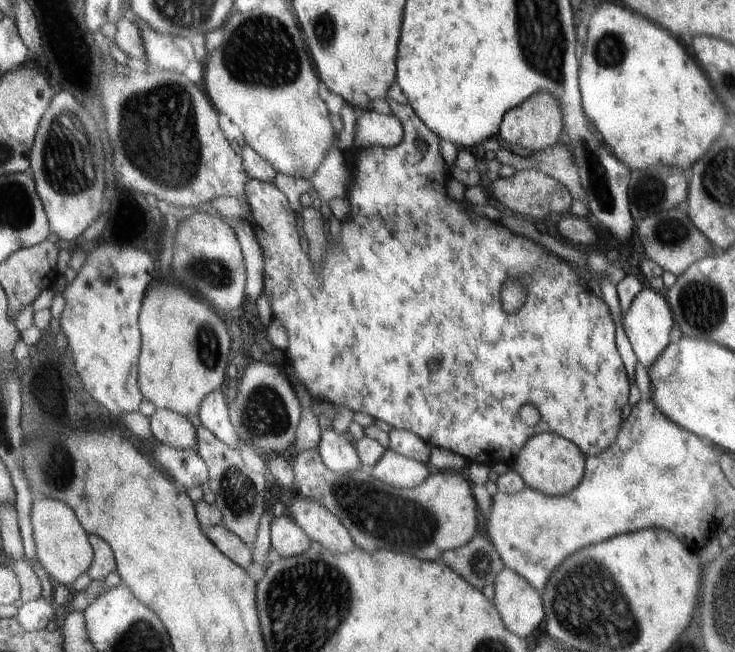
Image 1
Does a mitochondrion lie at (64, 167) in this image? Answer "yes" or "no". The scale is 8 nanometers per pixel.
yes

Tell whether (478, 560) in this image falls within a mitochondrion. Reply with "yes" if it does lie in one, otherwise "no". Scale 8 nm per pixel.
yes

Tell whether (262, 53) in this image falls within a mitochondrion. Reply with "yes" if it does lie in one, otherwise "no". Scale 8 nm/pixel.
yes

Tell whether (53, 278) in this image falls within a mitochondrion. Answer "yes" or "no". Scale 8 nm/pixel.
no

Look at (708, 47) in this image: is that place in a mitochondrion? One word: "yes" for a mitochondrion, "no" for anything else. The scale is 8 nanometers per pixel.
no

